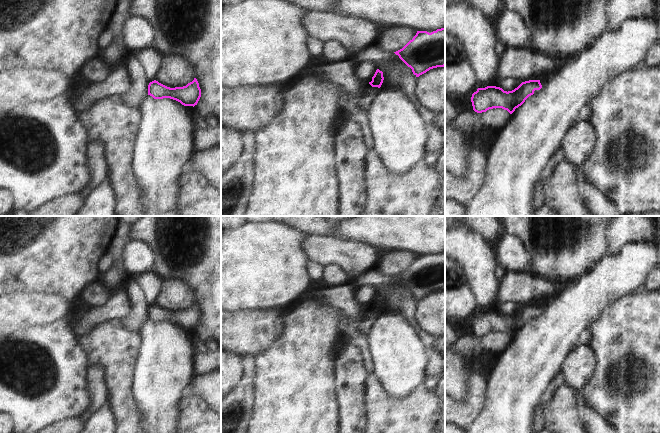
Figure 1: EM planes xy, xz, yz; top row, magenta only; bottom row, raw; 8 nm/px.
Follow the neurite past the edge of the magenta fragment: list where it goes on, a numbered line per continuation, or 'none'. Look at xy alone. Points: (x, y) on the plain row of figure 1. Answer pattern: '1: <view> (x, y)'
none

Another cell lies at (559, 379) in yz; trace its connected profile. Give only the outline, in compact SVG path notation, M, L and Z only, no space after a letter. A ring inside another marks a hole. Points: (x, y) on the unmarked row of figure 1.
M560 371L550 382L547 387L545 393L542 395L540 399L540 405L542 409L545 411L547 404L552 399L555 392L563 385L566 384L566 378L562 371Z

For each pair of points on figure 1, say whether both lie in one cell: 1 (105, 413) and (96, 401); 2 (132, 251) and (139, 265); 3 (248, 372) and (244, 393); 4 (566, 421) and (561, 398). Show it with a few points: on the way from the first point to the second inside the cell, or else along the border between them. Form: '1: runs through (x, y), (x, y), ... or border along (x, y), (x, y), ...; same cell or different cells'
1: border along (106, 400), (85, 421); different cells
2: runs through (135, 254), (139, 262); same cell
3: runs through (248, 377), (244, 388); same cell
4: runs through (562, 415), (562, 404); same cell

